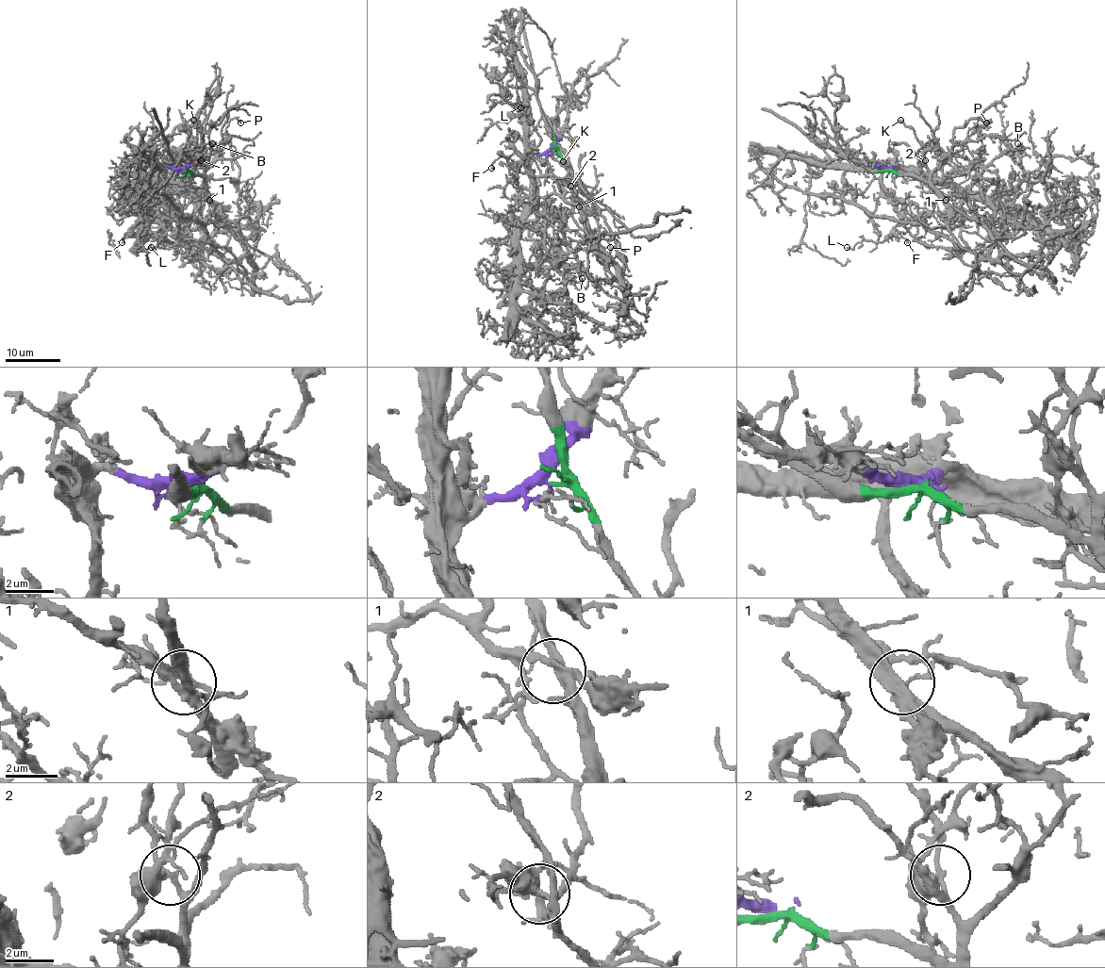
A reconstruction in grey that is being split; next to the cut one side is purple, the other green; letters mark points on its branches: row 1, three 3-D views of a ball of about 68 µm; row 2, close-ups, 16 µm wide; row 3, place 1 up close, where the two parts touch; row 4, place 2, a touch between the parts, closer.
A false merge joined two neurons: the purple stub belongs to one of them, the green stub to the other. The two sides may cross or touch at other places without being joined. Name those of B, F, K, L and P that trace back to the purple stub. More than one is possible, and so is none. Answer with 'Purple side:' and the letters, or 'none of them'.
Purple side: B, L

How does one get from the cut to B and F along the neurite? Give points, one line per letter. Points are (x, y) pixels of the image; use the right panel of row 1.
B: (890, 168), (897, 165), (938, 176), (962, 188), (969, 186), (1000, 155), (1009, 149), (1020, 149), (1017, 143)
F: (890, 168), (925, 179), (1005, 253), (981, 258), (913, 217), (896, 226), (907, 243)

